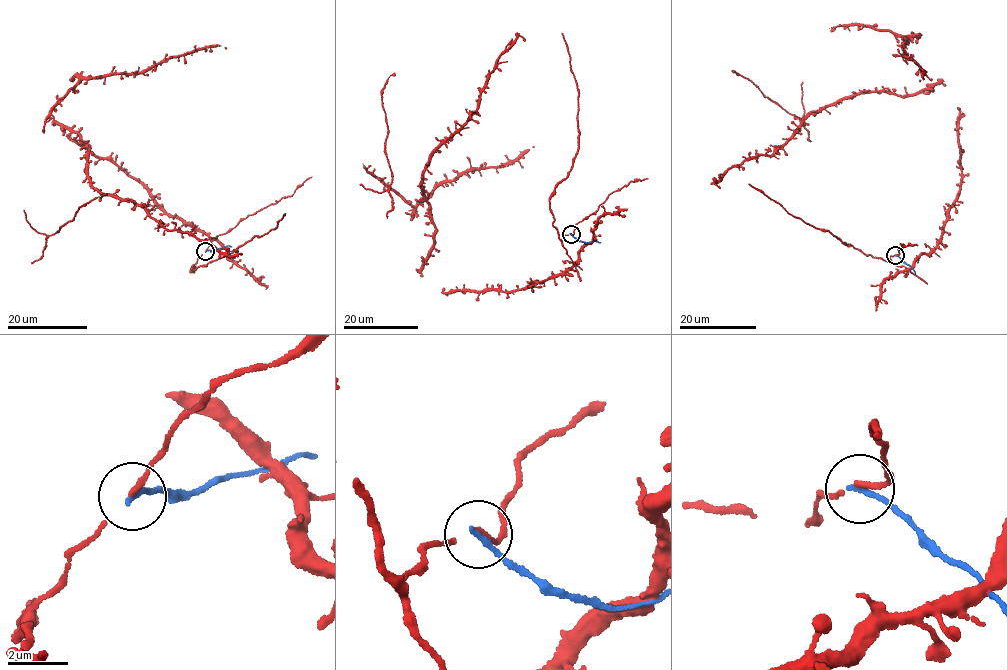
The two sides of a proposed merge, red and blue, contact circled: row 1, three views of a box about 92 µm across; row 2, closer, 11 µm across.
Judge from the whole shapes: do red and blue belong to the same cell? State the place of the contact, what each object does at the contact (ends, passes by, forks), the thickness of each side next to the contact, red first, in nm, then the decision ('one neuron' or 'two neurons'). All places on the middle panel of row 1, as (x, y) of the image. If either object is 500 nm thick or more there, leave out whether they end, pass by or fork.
at (571, 234); red passes by; blue ends there; 140 nm thick on the red side, 180 nm on the other; two neurons

